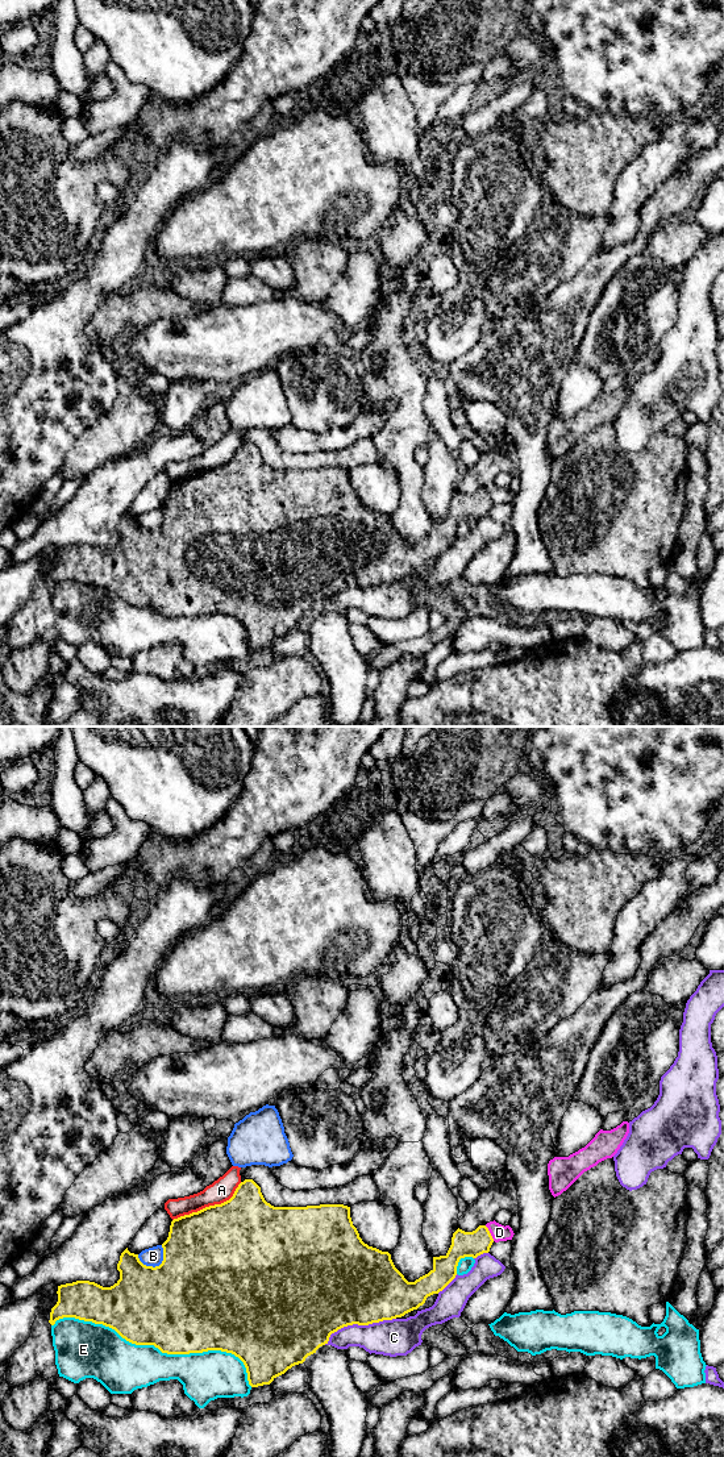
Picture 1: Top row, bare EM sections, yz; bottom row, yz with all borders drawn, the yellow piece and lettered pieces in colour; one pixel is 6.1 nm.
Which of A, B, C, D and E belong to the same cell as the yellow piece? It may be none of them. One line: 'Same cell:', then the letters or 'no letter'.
Same cell: D

